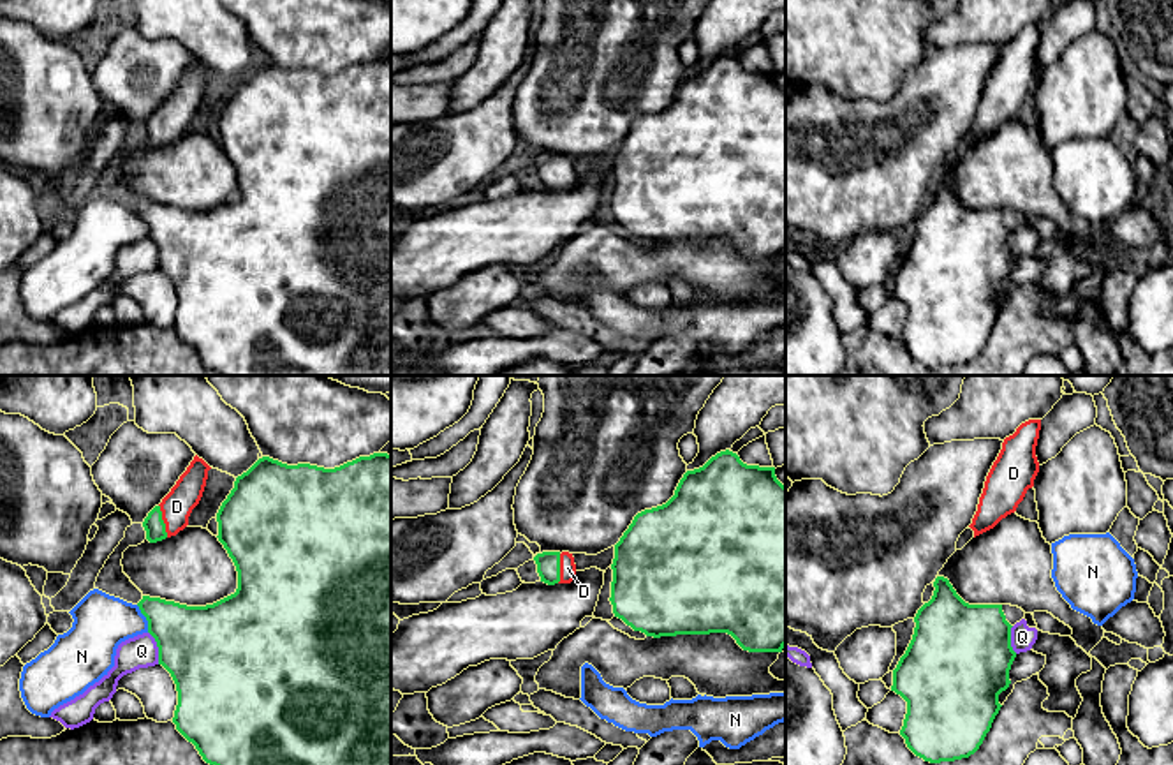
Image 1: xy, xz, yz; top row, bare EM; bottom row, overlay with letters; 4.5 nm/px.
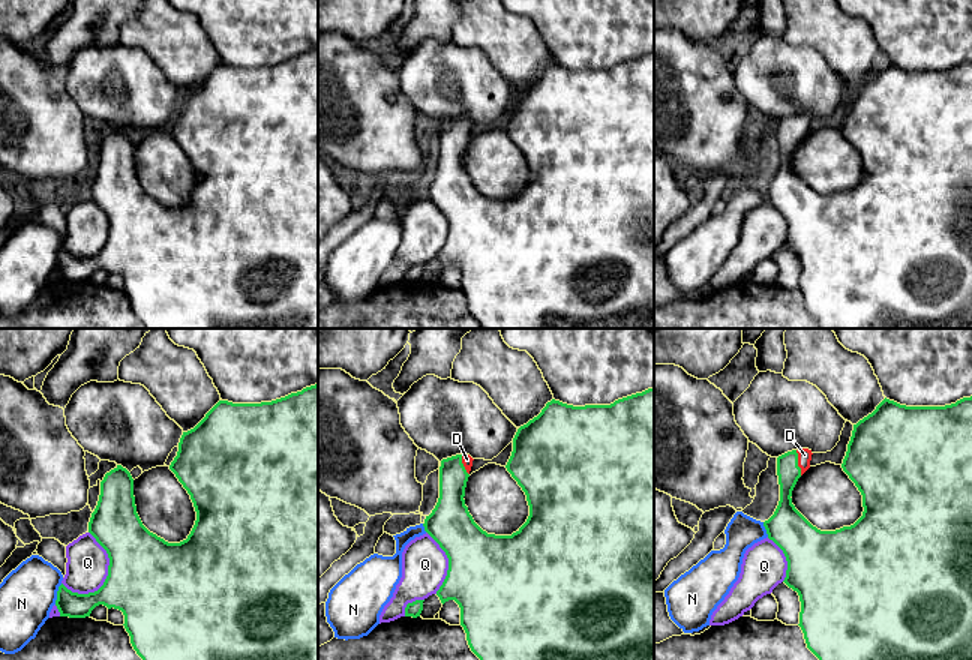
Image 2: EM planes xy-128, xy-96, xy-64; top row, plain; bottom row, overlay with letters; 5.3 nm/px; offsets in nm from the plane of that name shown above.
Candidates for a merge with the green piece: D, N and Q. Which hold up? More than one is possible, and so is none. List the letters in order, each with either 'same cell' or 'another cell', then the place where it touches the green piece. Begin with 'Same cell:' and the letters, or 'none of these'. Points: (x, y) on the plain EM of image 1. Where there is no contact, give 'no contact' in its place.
Same cell: D
D: same cell | xy (162, 126)
N: another cell | xy (147, 224)
Q: another cell | xy (157, 251)

